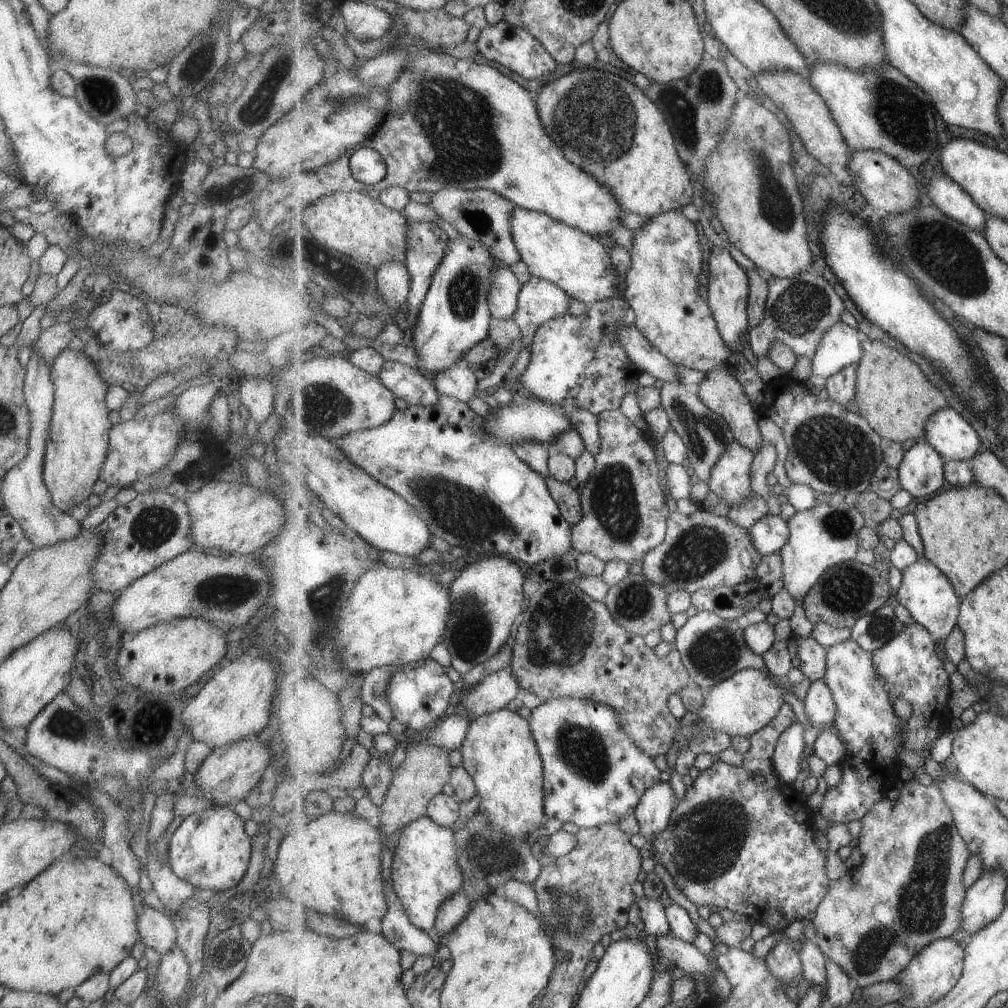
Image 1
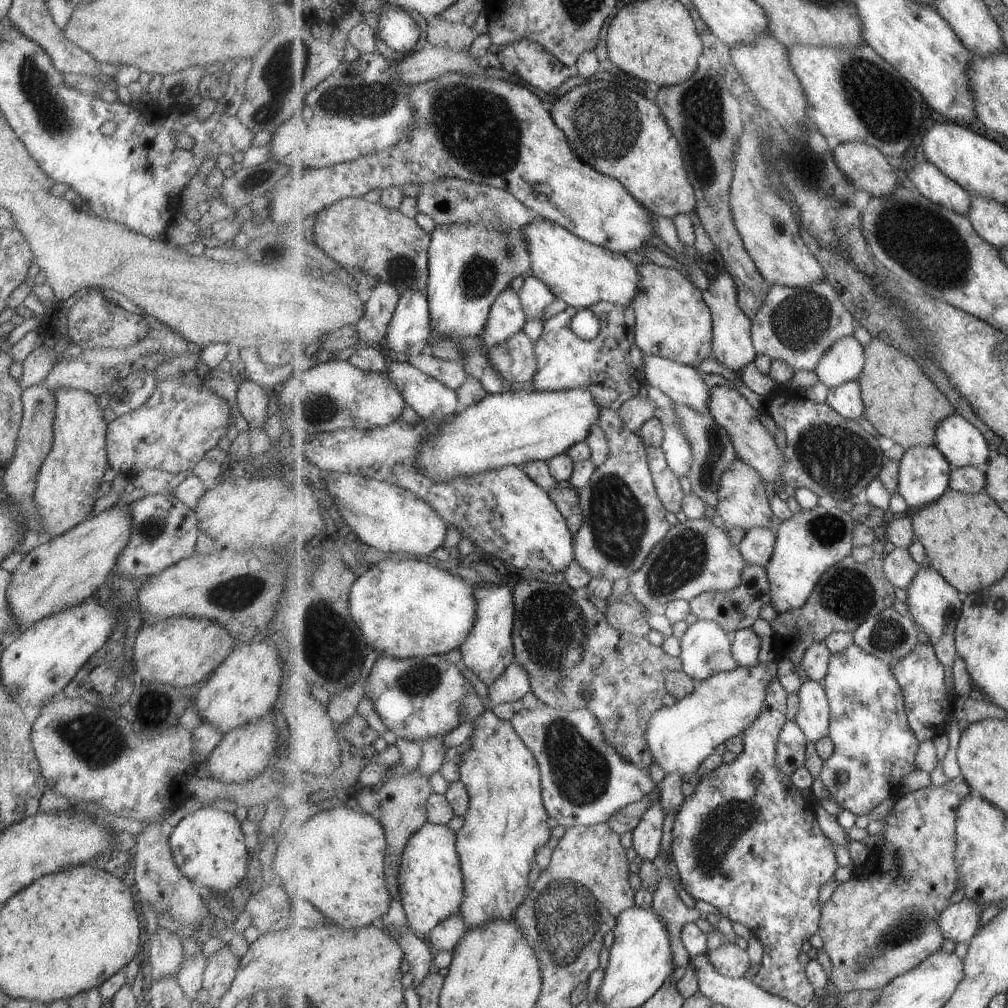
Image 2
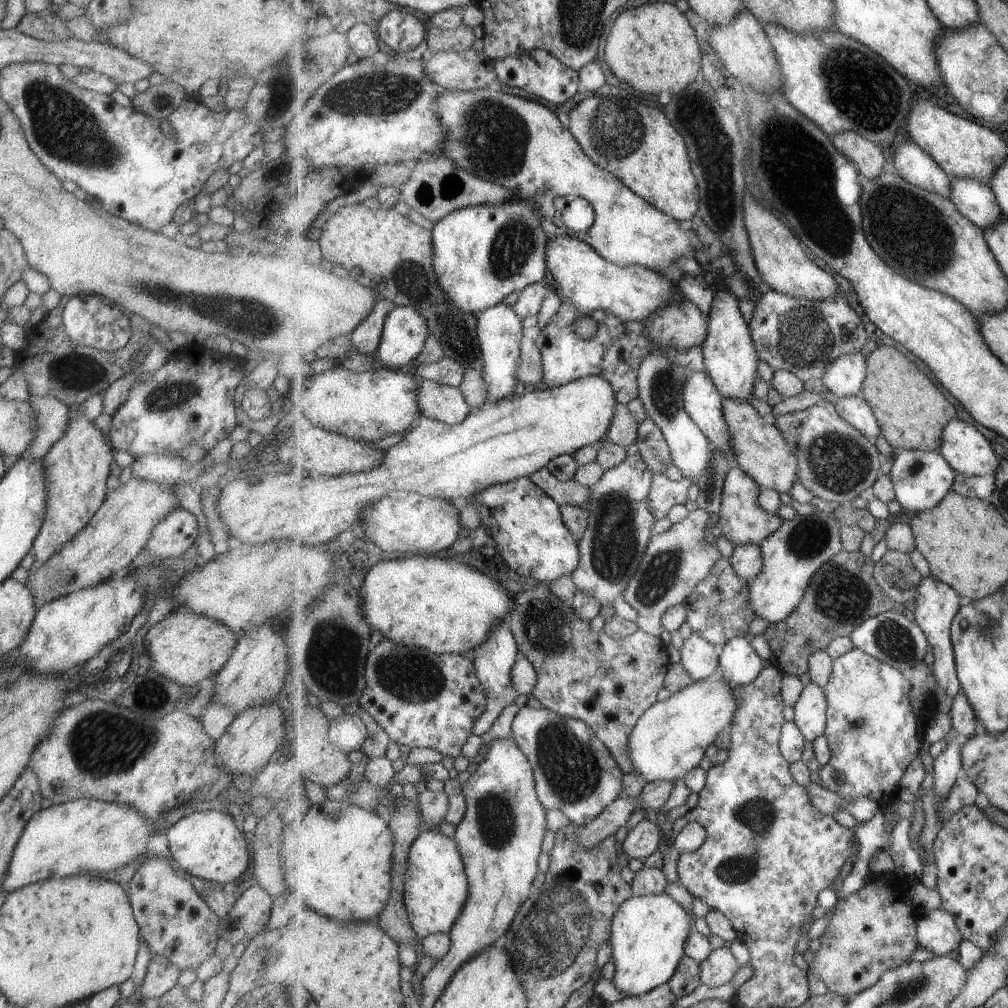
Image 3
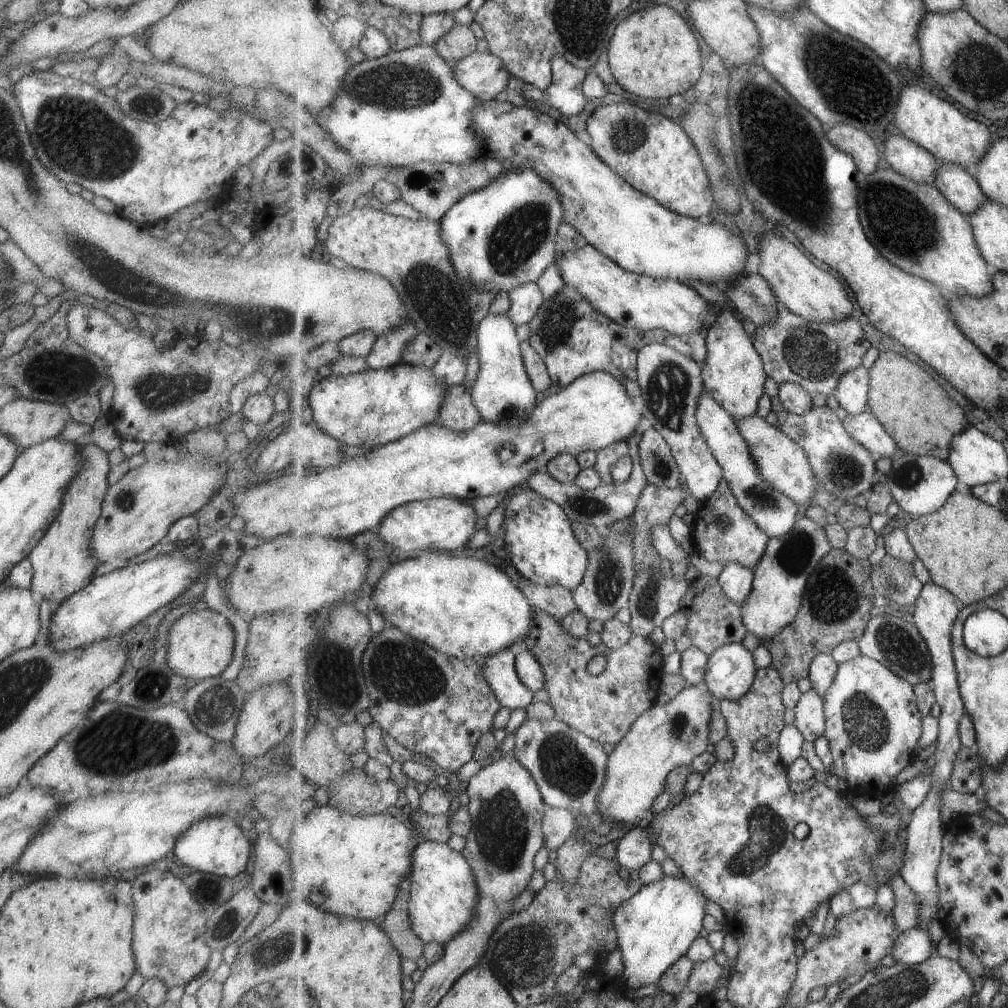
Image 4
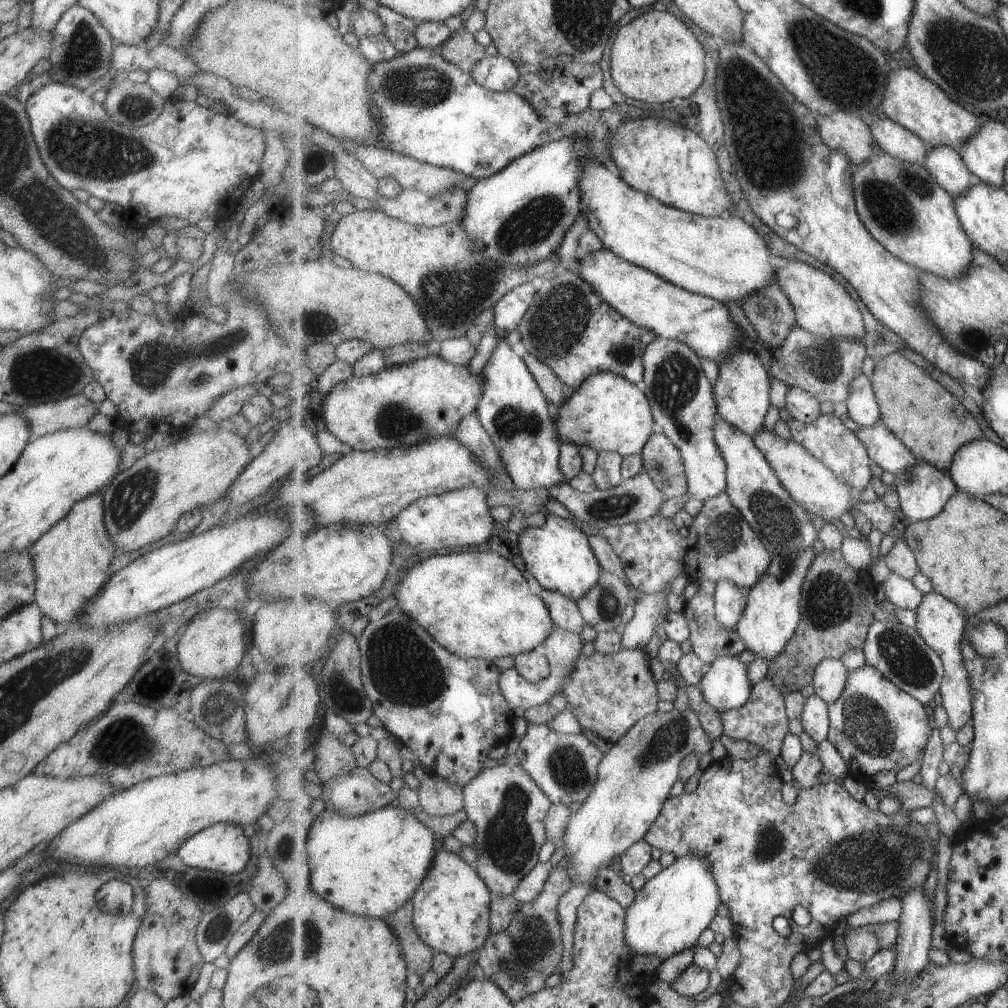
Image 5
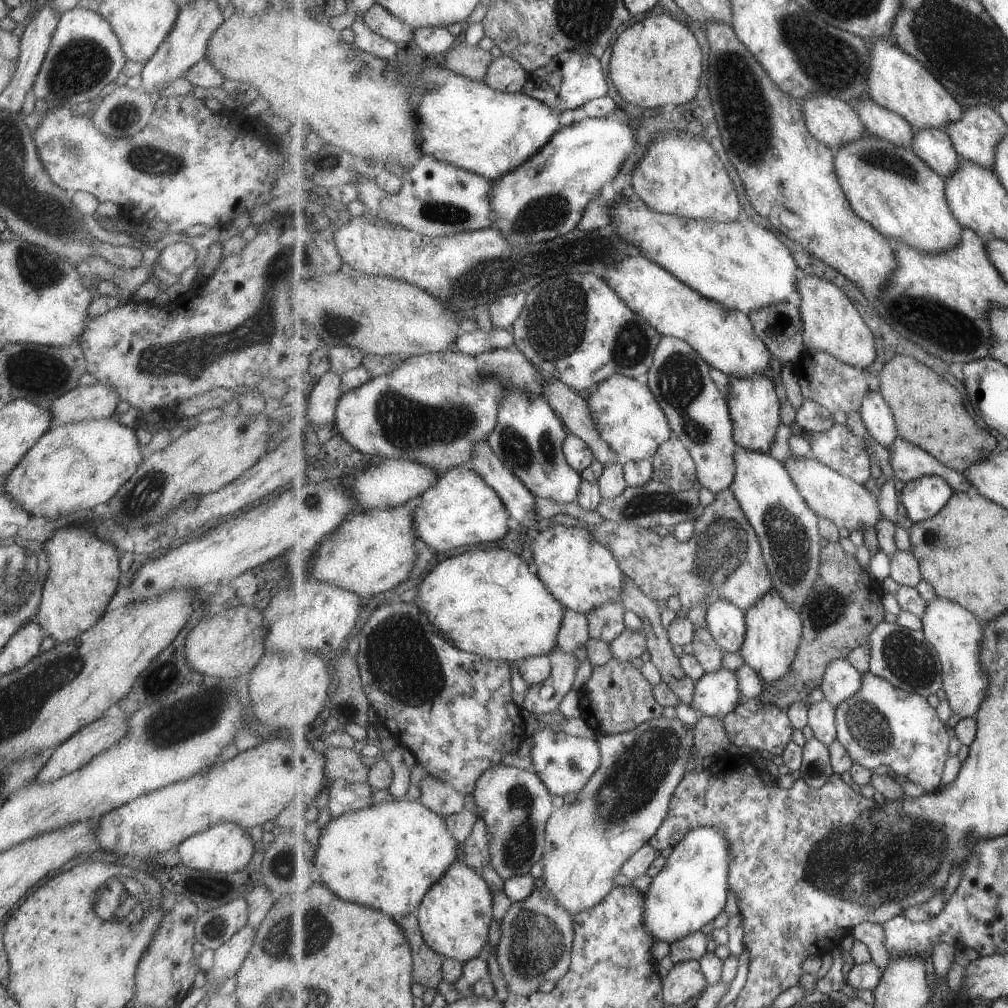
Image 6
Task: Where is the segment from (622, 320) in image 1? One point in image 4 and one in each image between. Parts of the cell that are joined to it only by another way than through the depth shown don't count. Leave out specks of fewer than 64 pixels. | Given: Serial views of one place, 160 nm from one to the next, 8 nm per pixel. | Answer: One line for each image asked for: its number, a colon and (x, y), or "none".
2: (613, 366)
3: (618, 350)
4: (574, 338)

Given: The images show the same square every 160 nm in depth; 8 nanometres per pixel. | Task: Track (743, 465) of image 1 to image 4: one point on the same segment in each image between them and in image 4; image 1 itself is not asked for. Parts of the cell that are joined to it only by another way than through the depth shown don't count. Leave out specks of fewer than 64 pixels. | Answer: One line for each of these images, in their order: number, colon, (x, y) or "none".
2: (743, 503)
3: (742, 520)
4: (725, 531)

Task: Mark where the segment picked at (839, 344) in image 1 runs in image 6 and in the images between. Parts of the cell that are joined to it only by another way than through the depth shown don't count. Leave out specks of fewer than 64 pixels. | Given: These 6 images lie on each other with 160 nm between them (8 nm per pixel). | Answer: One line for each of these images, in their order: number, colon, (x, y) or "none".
2: (846, 361)
3: (845, 376)
4: (851, 391)
5: (863, 407)
6: (879, 420)

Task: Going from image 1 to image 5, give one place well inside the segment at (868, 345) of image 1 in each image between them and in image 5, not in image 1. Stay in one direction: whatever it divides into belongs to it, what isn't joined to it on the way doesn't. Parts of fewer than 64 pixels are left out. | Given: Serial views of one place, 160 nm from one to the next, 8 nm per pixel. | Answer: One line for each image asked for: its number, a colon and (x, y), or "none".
2: (905, 406)
3: (912, 411)
4: (916, 410)
5: (930, 420)

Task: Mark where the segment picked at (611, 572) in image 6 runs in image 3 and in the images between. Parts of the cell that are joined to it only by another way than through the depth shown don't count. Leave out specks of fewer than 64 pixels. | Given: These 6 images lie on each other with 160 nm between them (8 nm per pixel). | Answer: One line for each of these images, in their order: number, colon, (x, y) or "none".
3: (527, 526)
4: (540, 540)
5: (559, 555)

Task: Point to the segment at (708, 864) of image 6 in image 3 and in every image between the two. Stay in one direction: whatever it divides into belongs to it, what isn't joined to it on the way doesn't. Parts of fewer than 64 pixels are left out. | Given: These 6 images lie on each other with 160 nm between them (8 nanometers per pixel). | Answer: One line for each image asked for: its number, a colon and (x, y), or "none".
3: (649, 933)
4: (656, 927)
5: (672, 910)

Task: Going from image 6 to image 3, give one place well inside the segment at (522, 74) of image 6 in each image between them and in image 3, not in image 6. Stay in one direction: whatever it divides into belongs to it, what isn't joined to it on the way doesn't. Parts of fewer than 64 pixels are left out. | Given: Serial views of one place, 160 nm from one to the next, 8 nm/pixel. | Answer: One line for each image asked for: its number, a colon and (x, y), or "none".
3: (467, 70)
4: (484, 74)
5: (496, 73)

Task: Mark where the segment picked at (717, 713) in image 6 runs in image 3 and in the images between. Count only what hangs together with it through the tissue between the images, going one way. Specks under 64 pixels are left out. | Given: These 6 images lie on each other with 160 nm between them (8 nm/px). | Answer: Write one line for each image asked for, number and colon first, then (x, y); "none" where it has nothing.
3: (740, 664)
4: (731, 670)
5: (726, 685)

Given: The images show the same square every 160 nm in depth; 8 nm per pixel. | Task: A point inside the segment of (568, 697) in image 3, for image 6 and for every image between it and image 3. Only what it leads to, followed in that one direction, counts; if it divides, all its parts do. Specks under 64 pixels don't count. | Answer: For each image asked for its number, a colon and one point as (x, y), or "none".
4: (605, 706)
5: (610, 694)
6: (616, 698)

